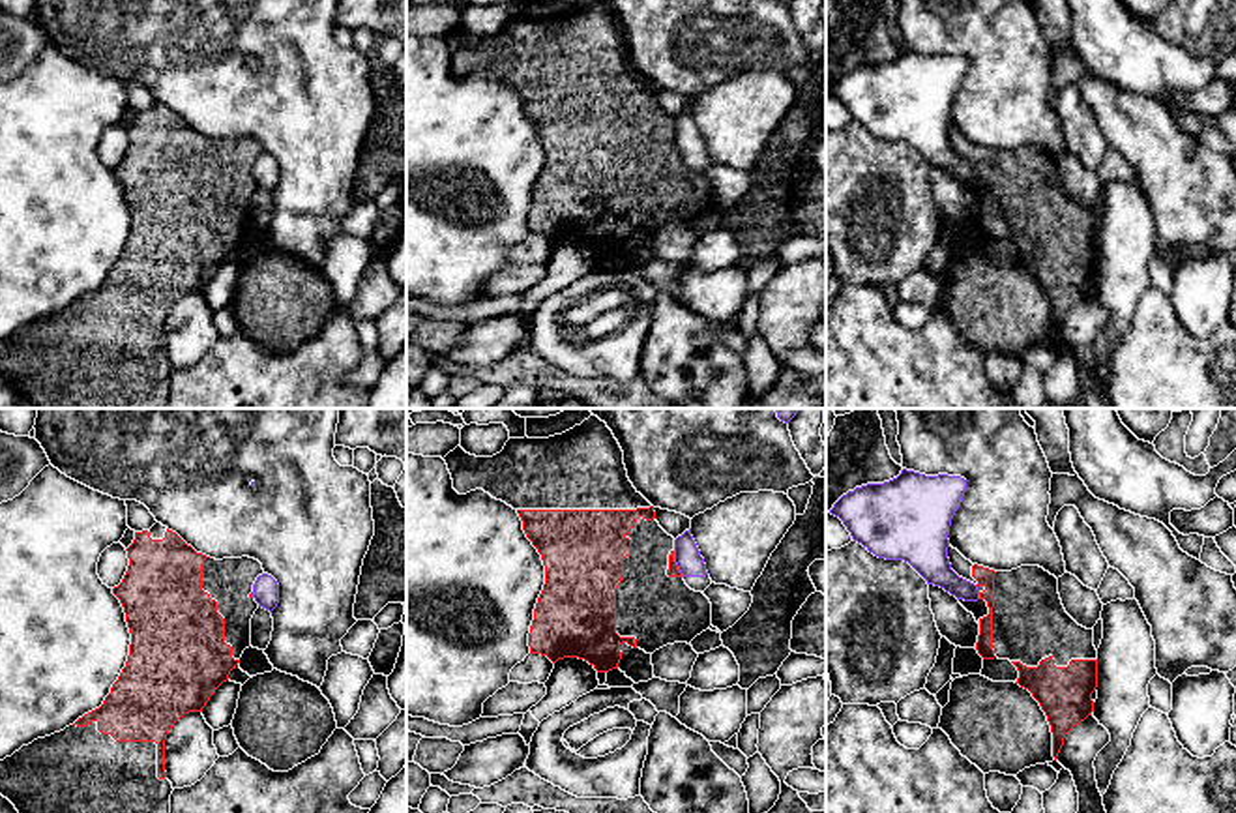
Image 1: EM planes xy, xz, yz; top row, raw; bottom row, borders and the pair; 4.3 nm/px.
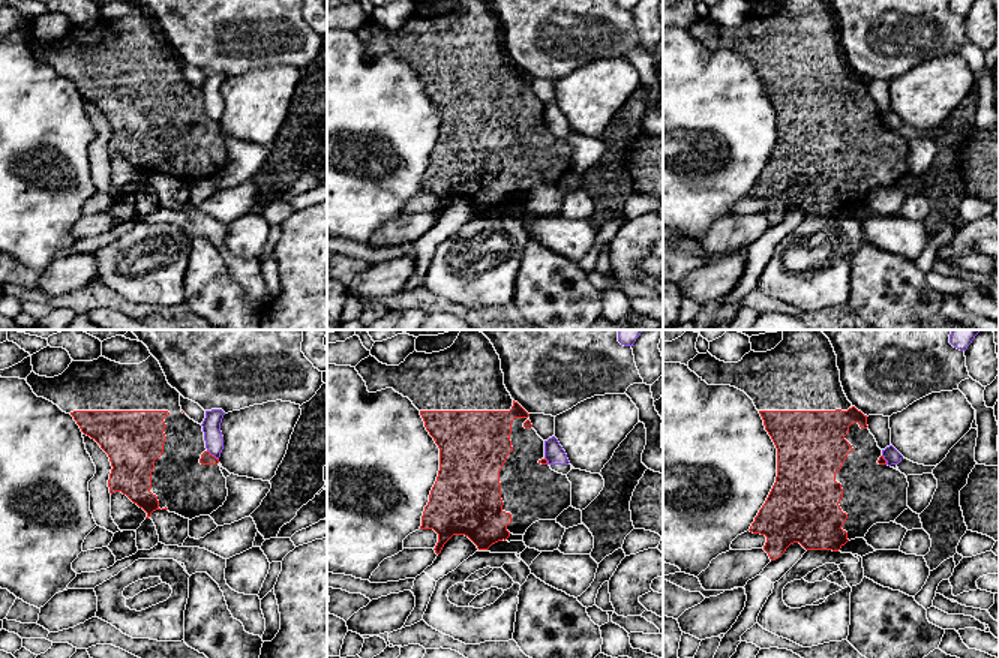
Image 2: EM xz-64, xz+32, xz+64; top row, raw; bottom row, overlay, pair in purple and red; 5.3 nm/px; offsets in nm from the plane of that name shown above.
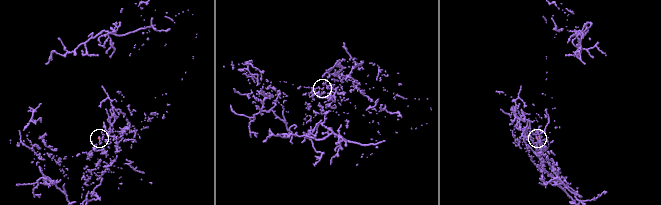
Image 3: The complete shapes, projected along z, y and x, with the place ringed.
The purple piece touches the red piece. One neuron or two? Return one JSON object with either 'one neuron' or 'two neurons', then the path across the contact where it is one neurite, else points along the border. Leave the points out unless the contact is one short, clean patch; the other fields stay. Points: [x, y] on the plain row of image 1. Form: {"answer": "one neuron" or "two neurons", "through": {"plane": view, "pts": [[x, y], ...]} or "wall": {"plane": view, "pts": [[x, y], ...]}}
{"answer": "two neurons", "wall": {"plane": "xz", "pts": [[673, 132], [673, 141], [682, 156]]}}

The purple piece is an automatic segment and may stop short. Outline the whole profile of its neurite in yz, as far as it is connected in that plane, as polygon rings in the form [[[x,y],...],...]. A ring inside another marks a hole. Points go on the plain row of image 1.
[[[903,49],[890,62],[848,71],[830,94],[875,137],[905,140],[927,165],[957,180],[978,182],[978,167],[959,157],[948,139],[948,114],[964,71],[961,56],[925,56]]]

